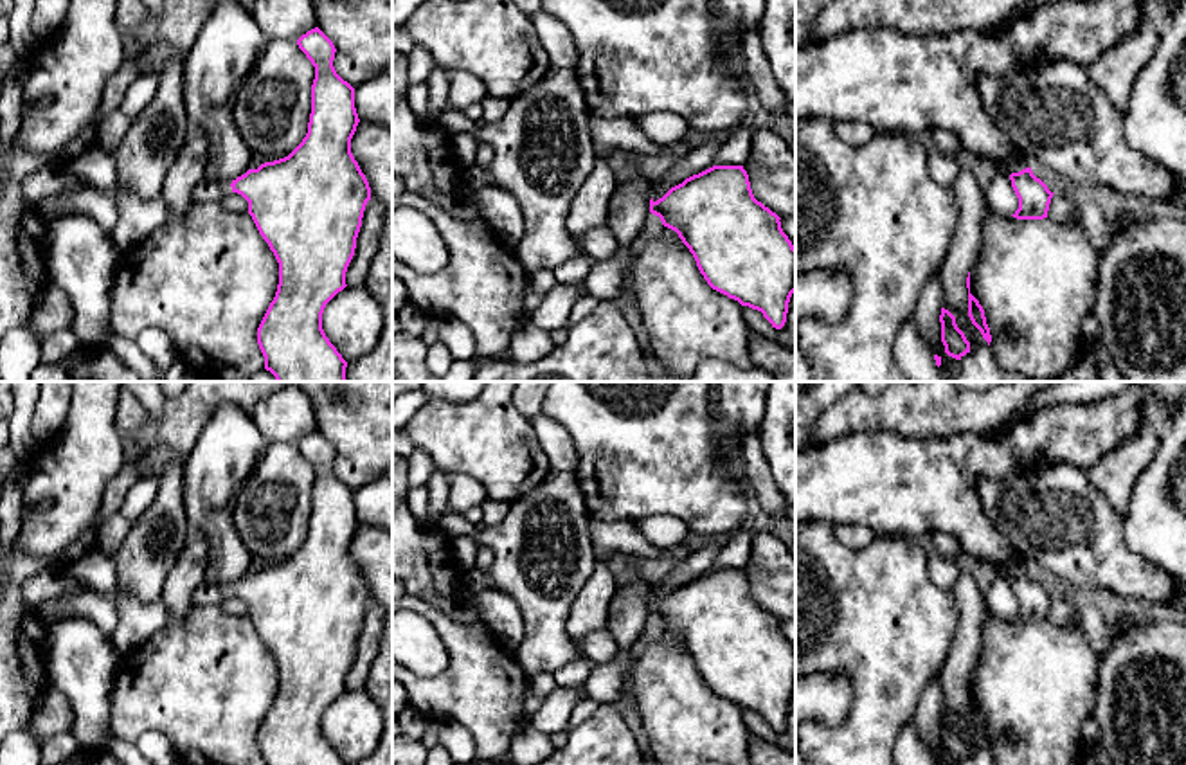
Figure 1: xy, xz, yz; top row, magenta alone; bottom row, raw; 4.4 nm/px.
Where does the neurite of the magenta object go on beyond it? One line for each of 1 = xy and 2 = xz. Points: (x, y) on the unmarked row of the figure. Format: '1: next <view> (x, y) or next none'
1: next xy (207, 593)
2: next none

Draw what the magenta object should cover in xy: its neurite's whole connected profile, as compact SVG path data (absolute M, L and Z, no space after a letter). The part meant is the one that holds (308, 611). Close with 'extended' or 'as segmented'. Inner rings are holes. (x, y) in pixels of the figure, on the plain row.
M315 430L302 437L297 448L315 470L306 540L288 560L248 572L232 585L203 581L193 594L193 607L220 605L230 596L241 598L279 666L277 695L257 731L265 765L346 765L322 733L322 716L347 689L346 675L355 659L371 590L351 556L360 522L355 491L333 470L333 445Z; extended

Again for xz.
M713 569L693 578L682 587L671 590L657 605L651 601L650 616L659 619L664 630L678 637L713 693L738 704L741 709L761 715L776 733L785 729L788 706L795 695L795 650L783 635L781 621L754 601L743 569Z; as segmented

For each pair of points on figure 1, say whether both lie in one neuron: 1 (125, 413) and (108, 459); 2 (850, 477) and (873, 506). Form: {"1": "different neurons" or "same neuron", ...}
{"1": "different neurons", "2": "same neuron"}

